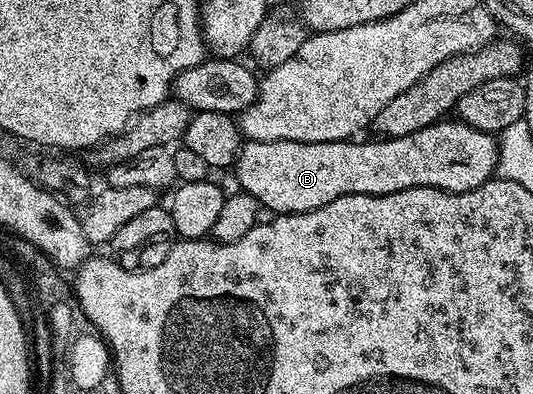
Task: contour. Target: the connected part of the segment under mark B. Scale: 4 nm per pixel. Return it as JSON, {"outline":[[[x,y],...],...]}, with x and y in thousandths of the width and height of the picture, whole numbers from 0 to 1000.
{"outline":[[[826,305],[790,325],[767,345],[719,350],[711,360],[475,360],[465,358],[450,378],[437,414],[447,480],[473,492],[495,536],[516,543],[555,543],[602,528],[632,497],[657,492],[728,492],[777,472],[811,472],[846,487],[880,485],[910,467],[931,439],[936,419],[936,365],[931,343],[912,340],[859,305]]]}

